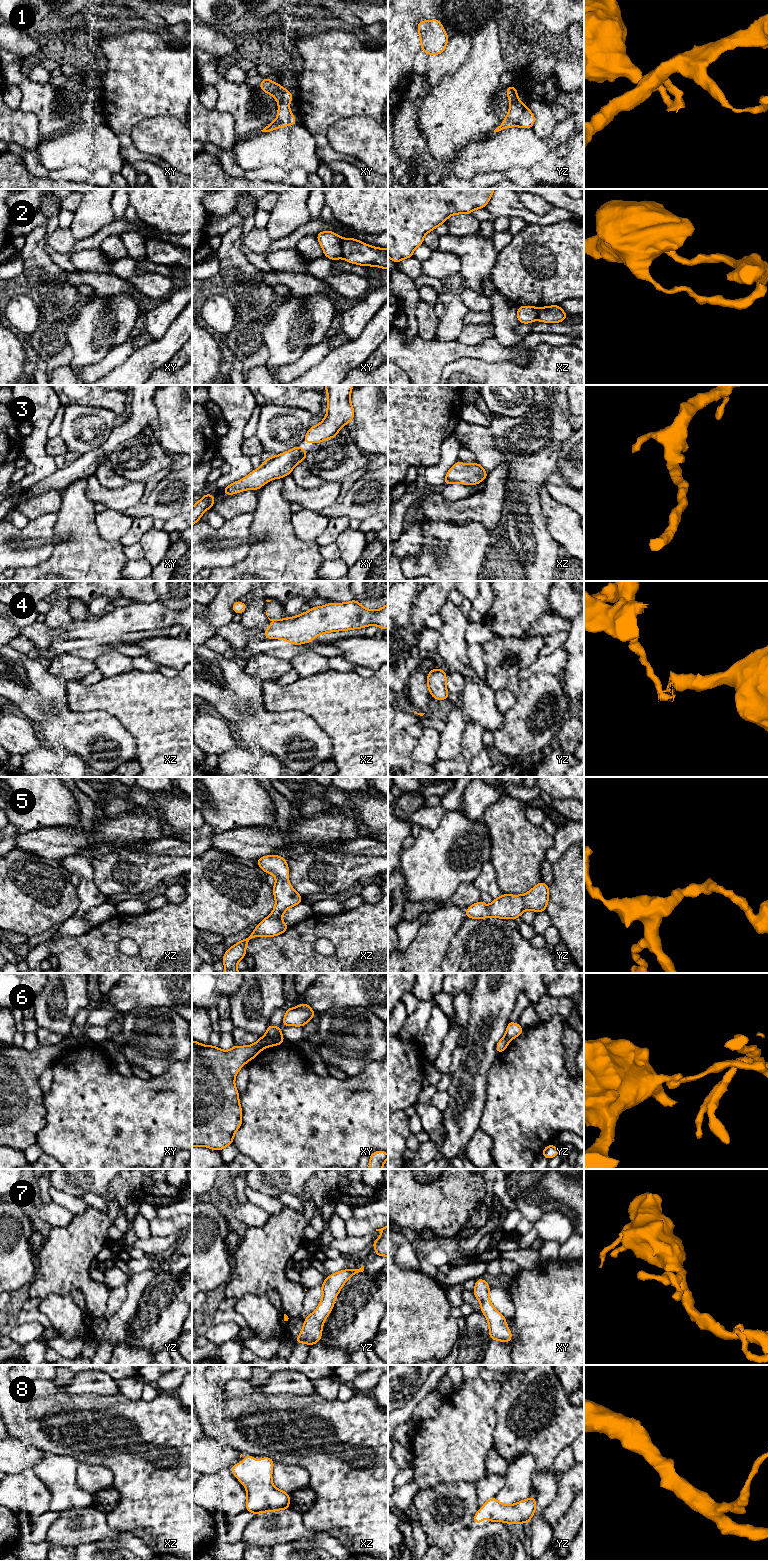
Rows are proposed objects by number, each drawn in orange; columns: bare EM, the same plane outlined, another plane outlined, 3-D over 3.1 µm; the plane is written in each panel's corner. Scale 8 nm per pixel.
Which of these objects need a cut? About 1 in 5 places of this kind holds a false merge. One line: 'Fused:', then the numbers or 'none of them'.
Fused: 1, 2, 4, 6

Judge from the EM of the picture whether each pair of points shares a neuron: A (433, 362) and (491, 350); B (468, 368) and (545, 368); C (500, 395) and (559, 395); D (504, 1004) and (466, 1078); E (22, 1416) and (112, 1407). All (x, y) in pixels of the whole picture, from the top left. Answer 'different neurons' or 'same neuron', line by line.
A: same neuron
B: same neuron
C: different neurons
D: same neuron
E: same neuron

